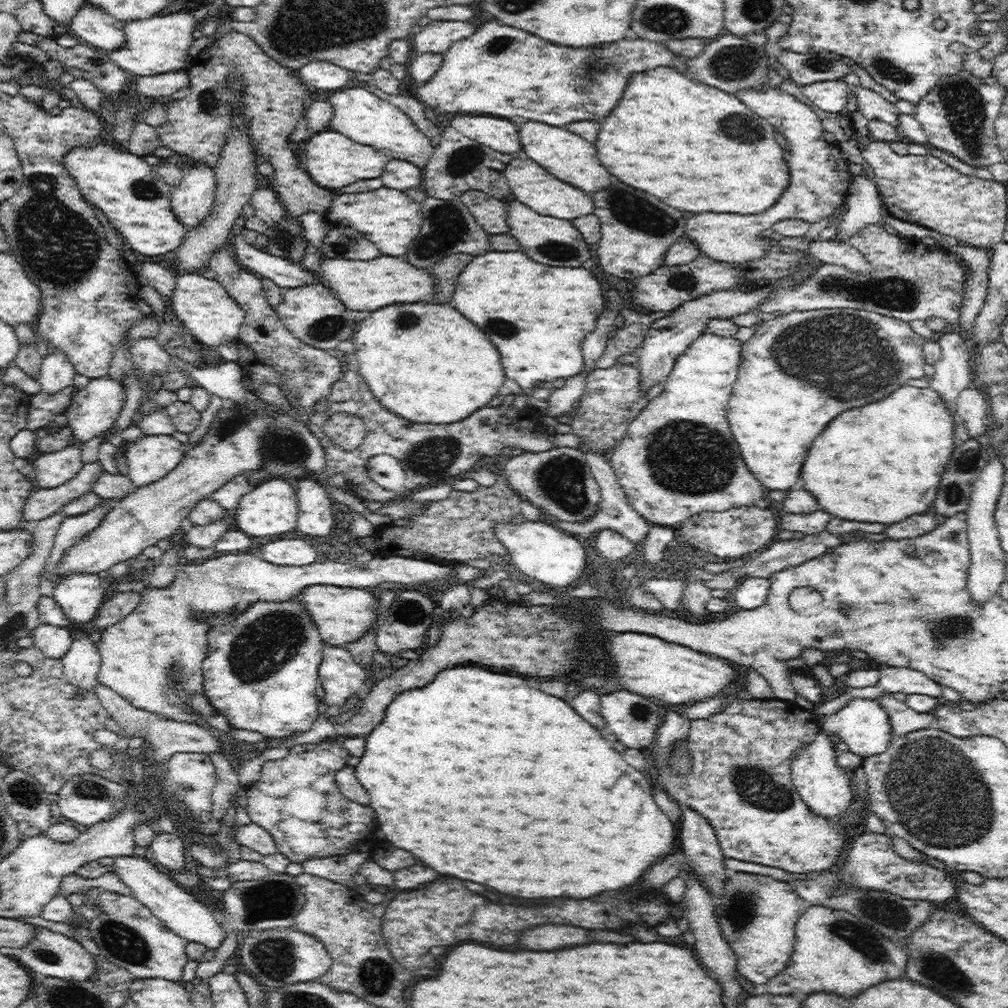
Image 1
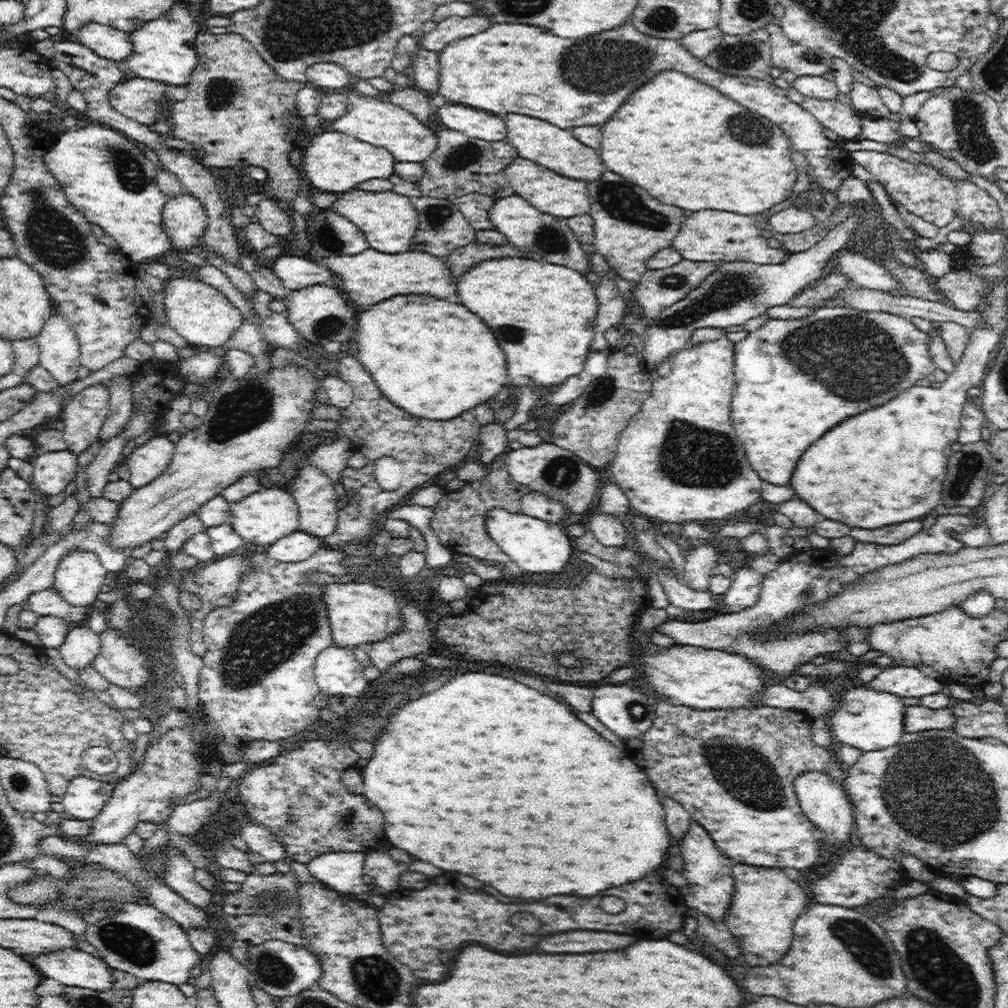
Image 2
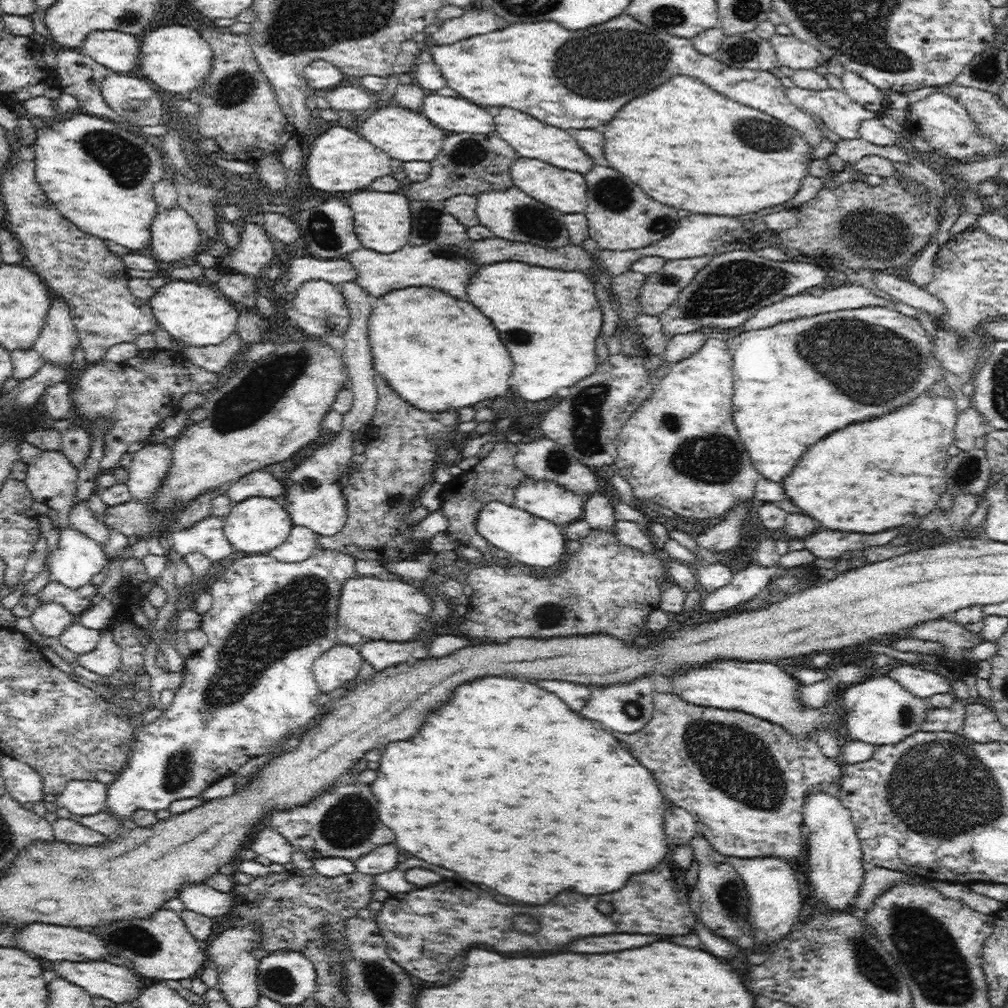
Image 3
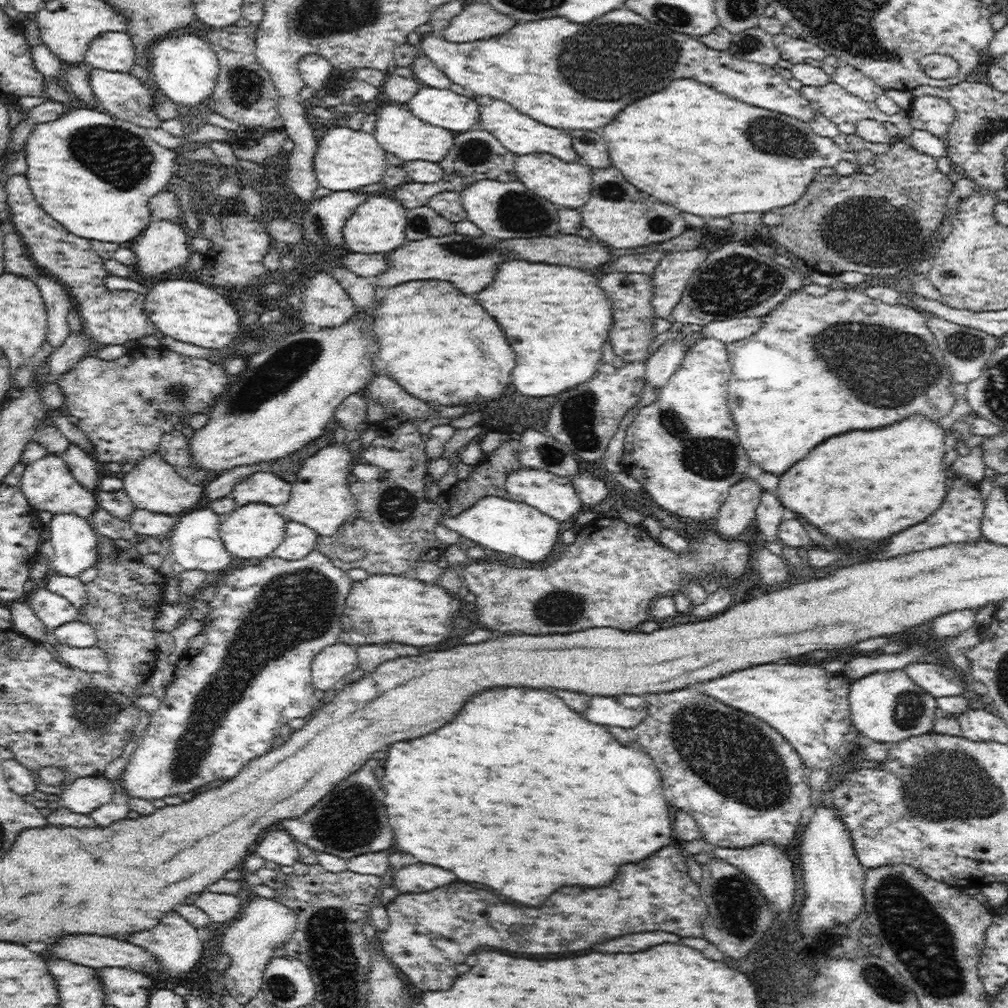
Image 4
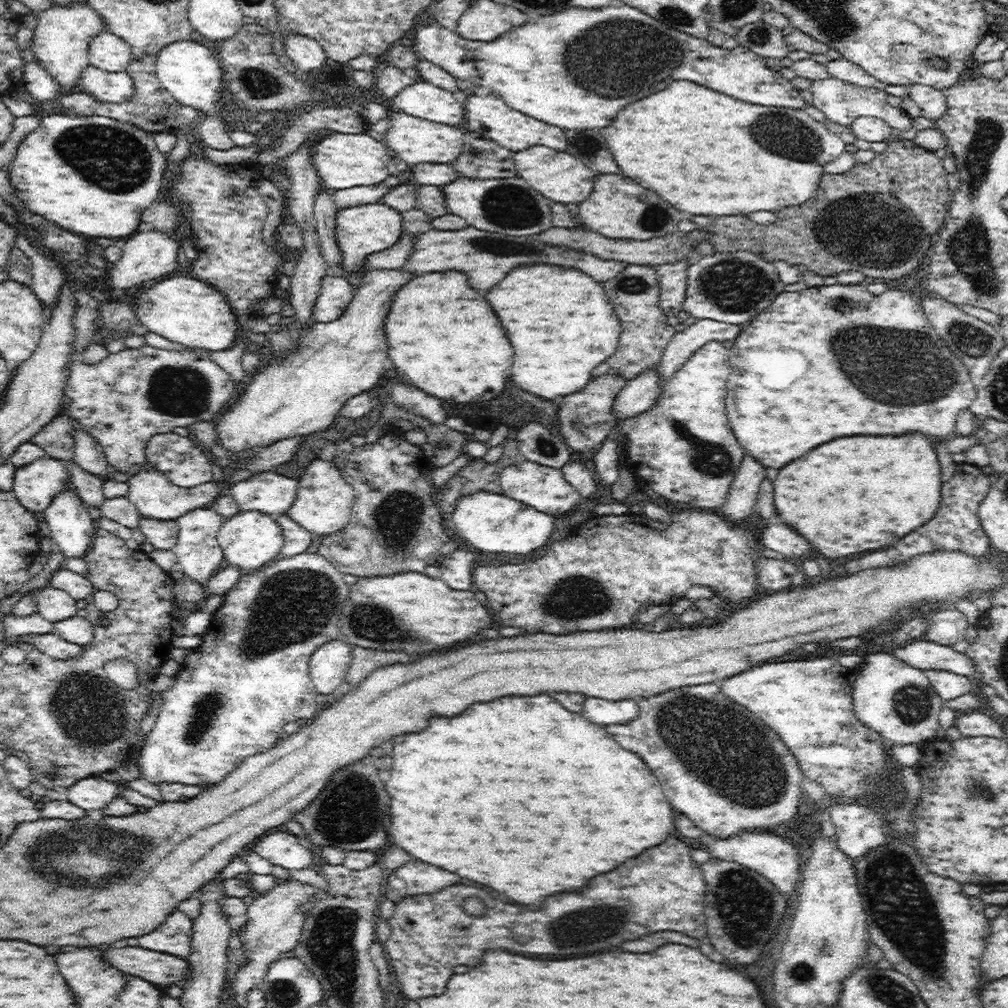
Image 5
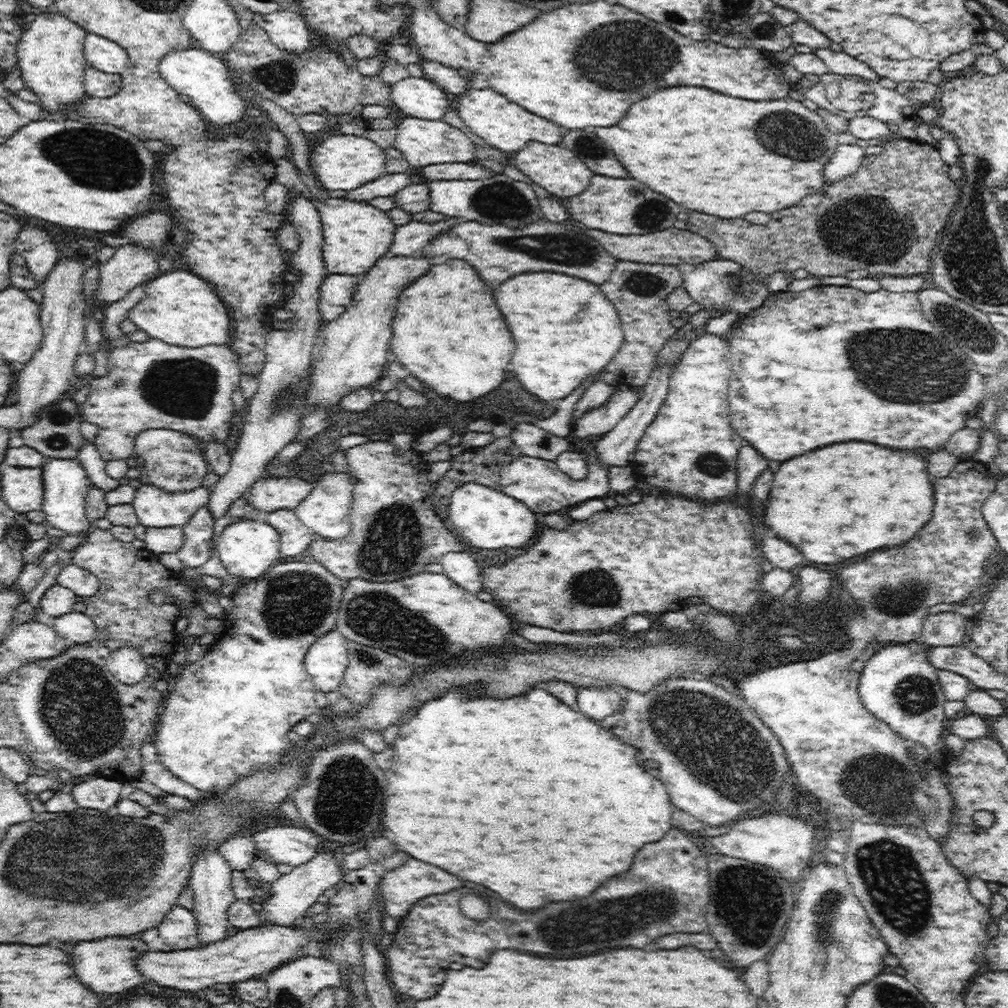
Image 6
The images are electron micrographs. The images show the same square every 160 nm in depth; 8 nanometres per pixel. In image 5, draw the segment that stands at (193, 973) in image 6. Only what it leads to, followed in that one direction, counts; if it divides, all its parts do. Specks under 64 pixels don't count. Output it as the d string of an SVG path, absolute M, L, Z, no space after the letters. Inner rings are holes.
M140 946L106 948L104 960L126 975L143 978L154 985L169 987L183 982L188 976L187 959L166 952L153 951Z

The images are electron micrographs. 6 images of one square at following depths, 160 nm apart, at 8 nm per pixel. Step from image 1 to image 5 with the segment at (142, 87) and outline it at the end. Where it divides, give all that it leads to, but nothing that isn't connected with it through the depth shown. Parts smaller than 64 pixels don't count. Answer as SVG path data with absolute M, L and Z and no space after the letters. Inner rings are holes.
M89 64L81 72L78 82L84 92L101 102L128 102L134 96L132 77L125 70L108 72Z

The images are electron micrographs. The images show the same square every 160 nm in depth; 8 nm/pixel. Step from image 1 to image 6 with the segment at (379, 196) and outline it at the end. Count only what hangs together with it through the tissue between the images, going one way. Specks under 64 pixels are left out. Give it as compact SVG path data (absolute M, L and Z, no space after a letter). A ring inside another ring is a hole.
M301 184L299 191L304 197L310 199L318 213L320 213L320 225L324 235L324 278L331 274L349 274L363 276L368 272L376 260L389 254L396 224L388 217L386 211L374 208L370 203L356 202L343 198L324 198L315 200L305 184Z

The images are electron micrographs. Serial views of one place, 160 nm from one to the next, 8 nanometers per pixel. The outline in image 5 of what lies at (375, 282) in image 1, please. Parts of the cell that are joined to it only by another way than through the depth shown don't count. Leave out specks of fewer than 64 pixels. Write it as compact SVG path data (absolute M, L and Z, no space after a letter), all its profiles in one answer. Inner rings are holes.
M466 226L462 230L438 230L430 229L421 234L412 245L412 252L408 262L403 266L404 270L412 274L426 274L426 272L446 272L446 270L458 270L464 272L476 290L490 290L496 286L512 268L522 264L558 264L568 268L580 268L586 274L590 274L594 280L610 280L612 276L619 275L628 263L614 260L600 260L599 256L578 252L578 250L566 250L566 248L554 248L540 244L536 236L506 236L506 234L492 234L485 230L478 230L472 226Z

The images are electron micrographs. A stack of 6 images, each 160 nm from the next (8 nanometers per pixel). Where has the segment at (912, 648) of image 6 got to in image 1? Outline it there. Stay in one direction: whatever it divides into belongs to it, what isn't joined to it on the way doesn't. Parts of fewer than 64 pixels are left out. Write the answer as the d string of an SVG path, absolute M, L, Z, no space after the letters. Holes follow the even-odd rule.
M854 698L854 700L848 700L836 714L817 718L822 730L832 730L848 745L850 752L858 754L862 759L884 752L893 737L890 717L877 699Z

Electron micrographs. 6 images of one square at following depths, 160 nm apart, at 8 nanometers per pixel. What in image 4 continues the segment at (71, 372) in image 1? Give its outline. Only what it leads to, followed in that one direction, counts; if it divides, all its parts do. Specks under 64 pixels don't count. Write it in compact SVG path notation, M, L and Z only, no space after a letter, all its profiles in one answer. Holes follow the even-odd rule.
M43 271L36 284L46 305L46 341L56 350L71 334L68 327L68 313L70 313L72 306L71 296L65 285Z

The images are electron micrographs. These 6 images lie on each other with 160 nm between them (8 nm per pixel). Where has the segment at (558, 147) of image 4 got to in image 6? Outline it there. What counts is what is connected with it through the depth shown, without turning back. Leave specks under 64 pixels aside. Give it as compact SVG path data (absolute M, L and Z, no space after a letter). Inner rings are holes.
M468 87L460 94L459 101L460 106L456 110L461 122L464 122L474 134L484 138L486 144L509 154L515 154L524 148L524 145L530 140L544 144L559 144L562 140L562 132L554 122L544 120L540 116L534 116L532 112L526 112L518 104L506 100L502 94L498 94L492 87L480 90Z

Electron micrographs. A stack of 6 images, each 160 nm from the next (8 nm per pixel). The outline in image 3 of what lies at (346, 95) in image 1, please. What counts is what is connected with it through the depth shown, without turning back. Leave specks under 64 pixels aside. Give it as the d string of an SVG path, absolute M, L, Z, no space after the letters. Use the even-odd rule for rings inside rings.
M382 106L363 118L361 136L380 150L388 152L392 159L402 162L411 160L431 161L440 154L449 132L437 127L432 121L422 115L422 112L412 111L402 106Z

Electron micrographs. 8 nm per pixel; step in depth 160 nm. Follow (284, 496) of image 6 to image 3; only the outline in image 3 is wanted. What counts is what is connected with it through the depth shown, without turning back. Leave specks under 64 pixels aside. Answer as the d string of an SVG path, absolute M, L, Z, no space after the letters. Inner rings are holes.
M258 469L227 485L226 493L234 504L242 502L251 496L282 500L286 492L284 486L270 472Z

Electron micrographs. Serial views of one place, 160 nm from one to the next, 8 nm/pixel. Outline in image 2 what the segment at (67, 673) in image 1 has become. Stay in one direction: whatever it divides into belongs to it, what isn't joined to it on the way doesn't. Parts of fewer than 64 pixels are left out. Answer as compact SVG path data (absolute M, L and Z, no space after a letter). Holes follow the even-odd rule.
M71 625L66 638L59 648L64 662L70 668L84 668L92 665L101 649L101 638L90 627Z

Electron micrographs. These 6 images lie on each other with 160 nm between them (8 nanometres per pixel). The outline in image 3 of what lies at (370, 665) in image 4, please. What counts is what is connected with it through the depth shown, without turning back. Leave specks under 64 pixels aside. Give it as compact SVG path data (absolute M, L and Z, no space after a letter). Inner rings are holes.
M420 638L410 642L384 642L372 640L357 646L363 660L368 661L377 671L398 666L402 662L414 662L428 656L429 652Z

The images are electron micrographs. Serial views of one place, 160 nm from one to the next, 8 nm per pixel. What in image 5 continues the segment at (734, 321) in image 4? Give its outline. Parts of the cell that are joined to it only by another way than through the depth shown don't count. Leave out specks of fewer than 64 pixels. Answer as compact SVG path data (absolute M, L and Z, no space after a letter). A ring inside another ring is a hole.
M699 319L696 324L686 327L684 331L674 334L668 347L662 352L659 364L656 366L662 388L668 384L668 380L680 370L687 359L703 348L708 342L735 340L743 326L727 324L711 319Z

